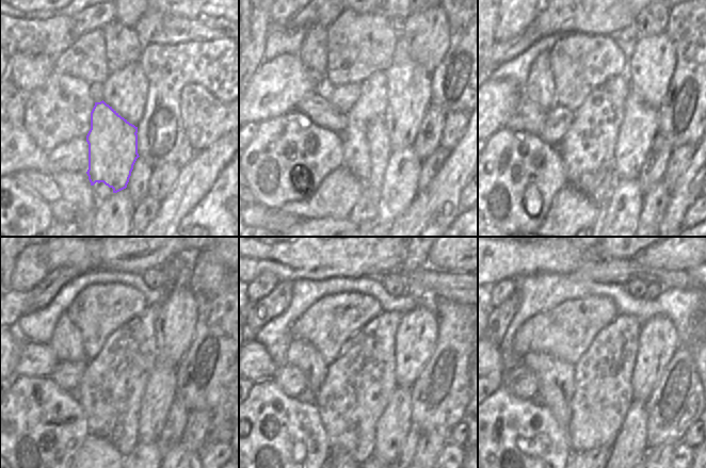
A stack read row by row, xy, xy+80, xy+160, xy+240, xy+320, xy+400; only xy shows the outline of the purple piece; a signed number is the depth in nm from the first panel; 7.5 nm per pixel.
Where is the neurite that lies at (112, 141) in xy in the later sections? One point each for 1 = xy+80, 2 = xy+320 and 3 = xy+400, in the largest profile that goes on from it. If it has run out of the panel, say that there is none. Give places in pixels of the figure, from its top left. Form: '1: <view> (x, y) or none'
1: xy+80 (351, 161)
2: xy+320 (392, 426)
3: xy+400 (630, 446)

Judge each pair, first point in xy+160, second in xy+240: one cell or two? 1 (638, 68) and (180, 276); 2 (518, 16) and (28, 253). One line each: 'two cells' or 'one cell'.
1: two cells
2: one cell

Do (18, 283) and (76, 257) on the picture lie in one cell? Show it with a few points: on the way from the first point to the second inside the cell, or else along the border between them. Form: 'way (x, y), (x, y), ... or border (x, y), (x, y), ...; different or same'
border (45, 247), (45, 262), (48, 270); different

